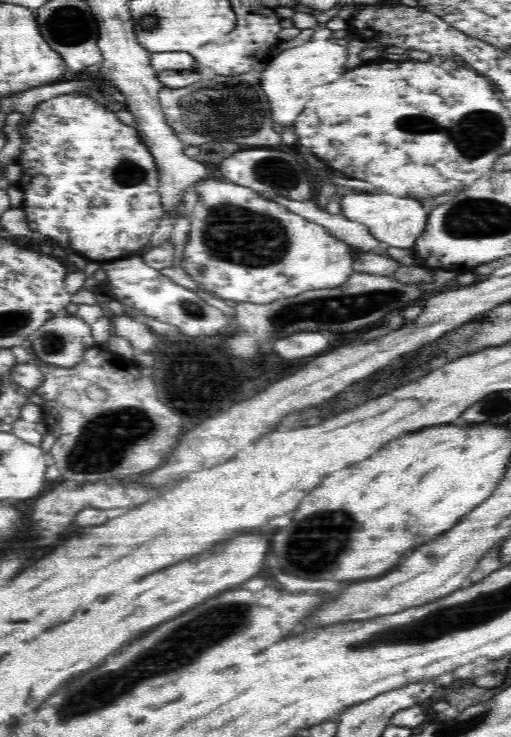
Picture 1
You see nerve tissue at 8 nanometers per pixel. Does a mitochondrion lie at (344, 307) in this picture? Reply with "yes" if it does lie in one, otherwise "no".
yes

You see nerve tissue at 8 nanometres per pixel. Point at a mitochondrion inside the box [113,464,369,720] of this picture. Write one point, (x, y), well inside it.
(313, 544)

